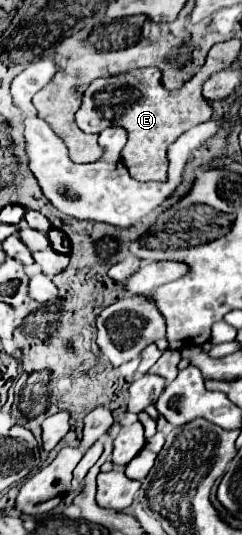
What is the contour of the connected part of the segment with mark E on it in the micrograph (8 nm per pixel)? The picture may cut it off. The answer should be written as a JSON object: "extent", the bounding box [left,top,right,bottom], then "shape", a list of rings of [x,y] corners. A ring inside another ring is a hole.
{"extent":[77,67,171,181],"shape":[[[145,67],[145,69],[135,69],[123,75],[115,75],[115,77],[95,79],[83,93],[83,101],[77,111],[77,125],[85,133],[99,133],[101,129],[107,129],[113,125],[123,127],[129,135],[129,141],[123,149],[123,163],[129,175],[137,181],[163,181],[167,177],[165,153],[167,153],[167,147],[171,145],[171,91],[163,87],[159,69]]]}

